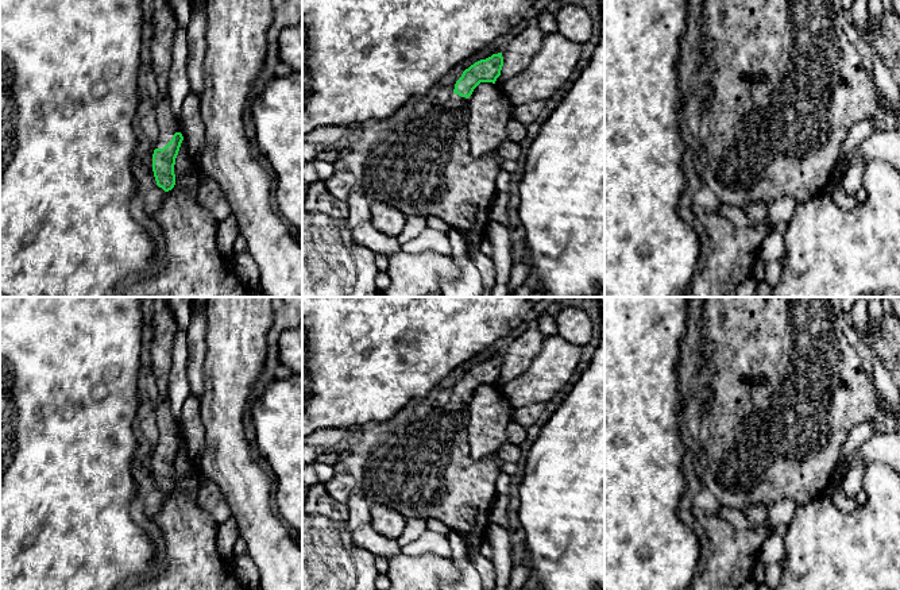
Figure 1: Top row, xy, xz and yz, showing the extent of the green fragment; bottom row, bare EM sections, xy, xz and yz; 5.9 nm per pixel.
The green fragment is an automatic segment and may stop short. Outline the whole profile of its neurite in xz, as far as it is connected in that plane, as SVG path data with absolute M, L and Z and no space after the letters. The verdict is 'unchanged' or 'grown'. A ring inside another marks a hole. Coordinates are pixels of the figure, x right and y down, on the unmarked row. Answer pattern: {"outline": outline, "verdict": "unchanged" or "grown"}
{"outline": "M502 355L480 362L466 371L456 383L452 398L425 417L382 437L367 455L362 487L370 505L382 505L402 517L426 521L434 518L466 539L468 558L482 578L483 590L494 590L495 567L482 555L490 525L490 508L497 495L495 481L501 473L497 454L472 459L468 444L468 404L480 385L495 386L503 369Z", "verdict": "grown"}

